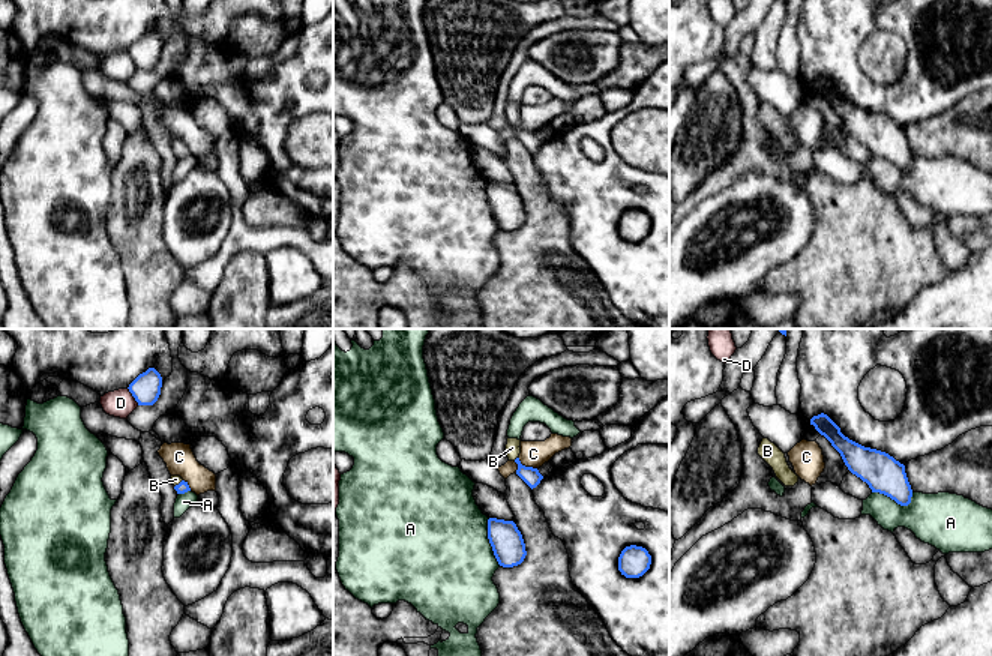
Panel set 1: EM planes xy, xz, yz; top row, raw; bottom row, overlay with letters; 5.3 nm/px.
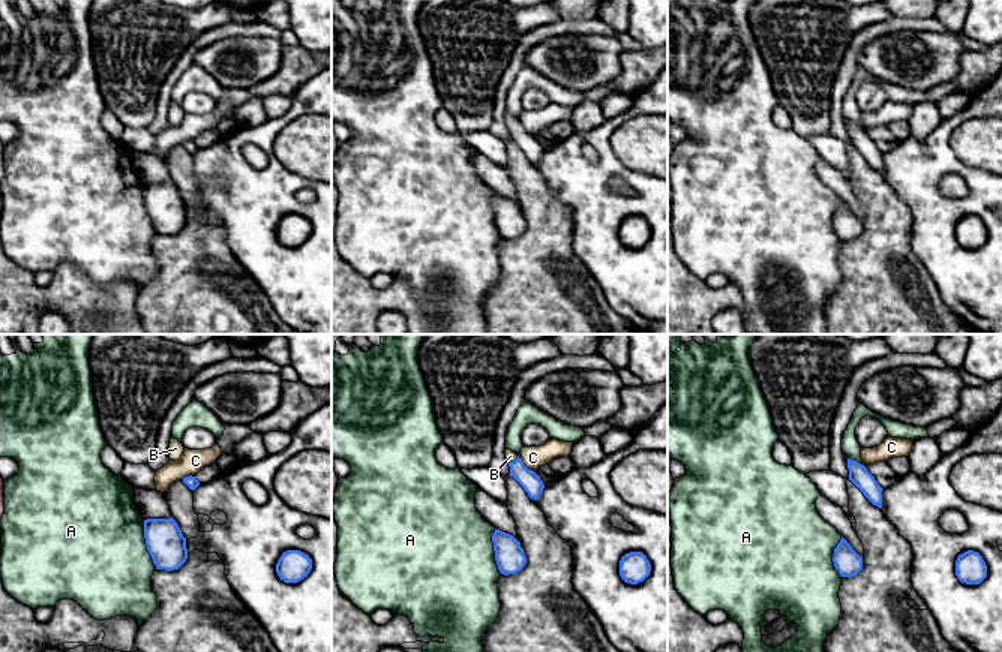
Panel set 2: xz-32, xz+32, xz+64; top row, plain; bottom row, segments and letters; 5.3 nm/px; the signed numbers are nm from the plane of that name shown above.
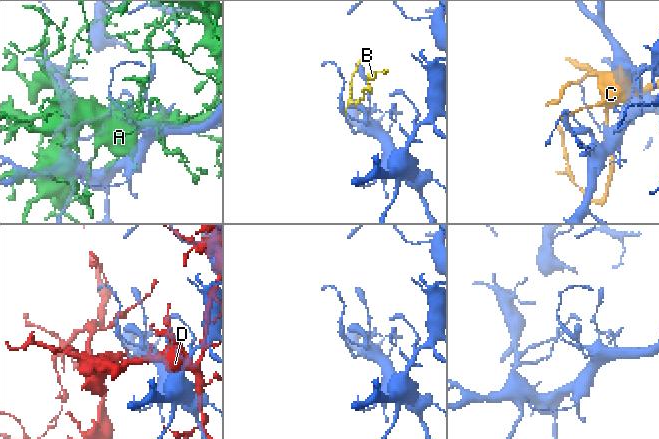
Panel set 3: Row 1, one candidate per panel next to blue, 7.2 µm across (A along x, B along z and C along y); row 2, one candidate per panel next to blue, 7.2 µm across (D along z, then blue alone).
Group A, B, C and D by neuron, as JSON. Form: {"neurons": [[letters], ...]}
{"neurons": [["A"], ["B"], ["C"], ["D"]]}

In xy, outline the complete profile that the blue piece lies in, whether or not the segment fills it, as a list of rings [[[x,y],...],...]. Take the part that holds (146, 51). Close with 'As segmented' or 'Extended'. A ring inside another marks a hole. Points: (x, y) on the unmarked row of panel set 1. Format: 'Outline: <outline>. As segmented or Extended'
Outline: [[[149,32],[146,36],[140,38],[128,53],[138,69],[153,69],[161,59],[161,51],[161,38],[155,32]]]. As segmented

